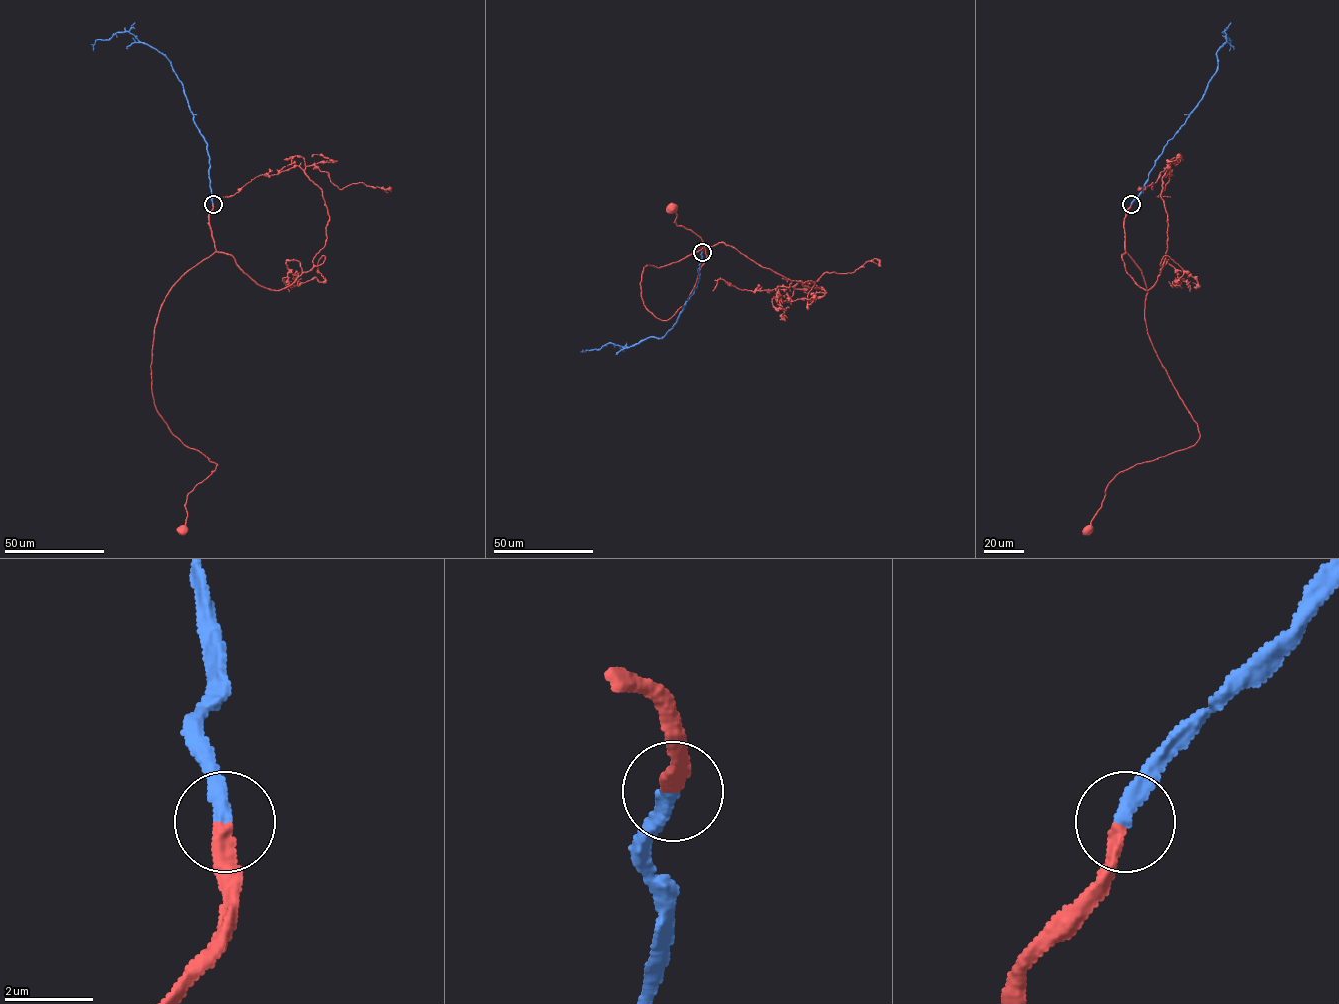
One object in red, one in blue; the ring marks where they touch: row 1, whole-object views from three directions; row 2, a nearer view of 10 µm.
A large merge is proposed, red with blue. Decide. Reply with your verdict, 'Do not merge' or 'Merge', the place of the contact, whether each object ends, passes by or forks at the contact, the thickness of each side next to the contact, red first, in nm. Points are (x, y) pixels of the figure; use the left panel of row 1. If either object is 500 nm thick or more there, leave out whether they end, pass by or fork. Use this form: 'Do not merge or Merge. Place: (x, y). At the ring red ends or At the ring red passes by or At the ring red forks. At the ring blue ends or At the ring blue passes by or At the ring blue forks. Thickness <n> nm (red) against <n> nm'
Merge. Place: (213, 204). At the ring red ends. At the ring blue ends. Thickness 340 nm (red) against 360 nm

